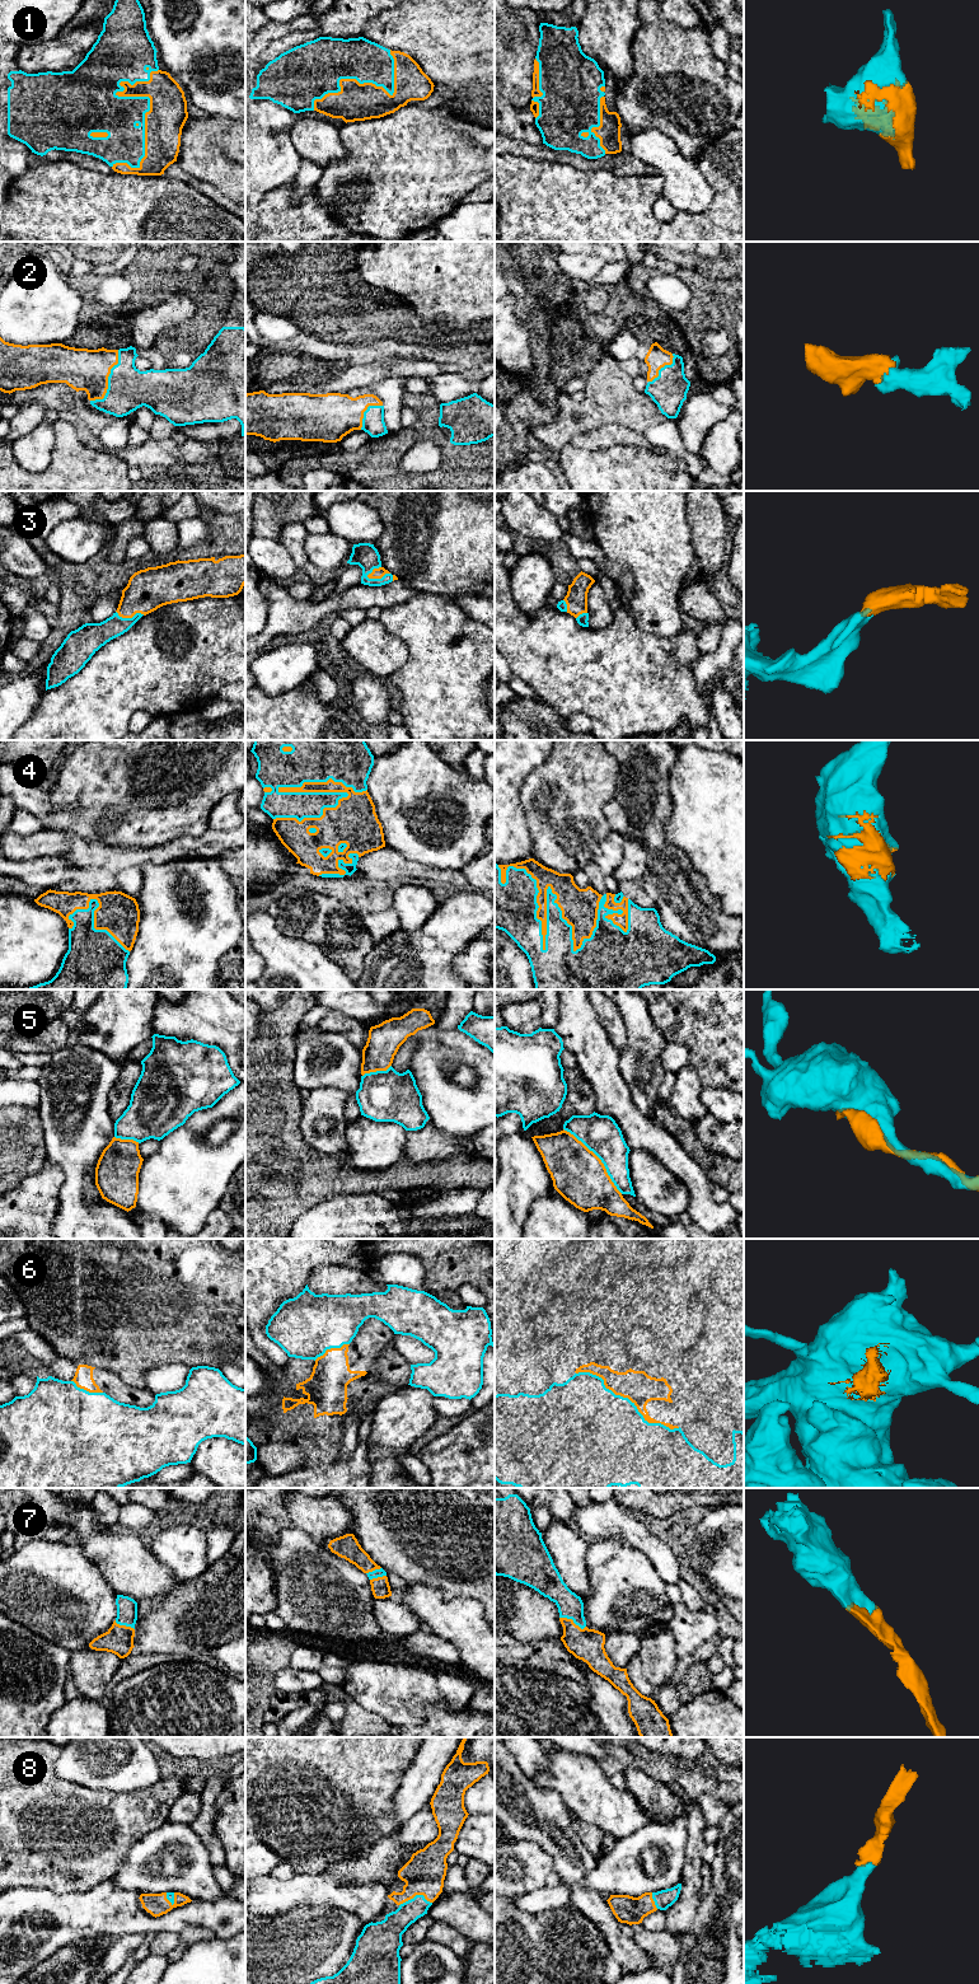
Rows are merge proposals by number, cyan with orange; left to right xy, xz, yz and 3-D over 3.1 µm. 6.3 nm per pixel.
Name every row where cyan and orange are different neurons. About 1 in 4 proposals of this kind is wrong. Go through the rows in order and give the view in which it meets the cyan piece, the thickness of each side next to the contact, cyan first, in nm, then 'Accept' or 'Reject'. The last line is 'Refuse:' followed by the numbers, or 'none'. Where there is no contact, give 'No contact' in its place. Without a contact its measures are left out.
1: Touches cyan in xy. Thickness 260 nm (cyan) against 240 nm. Accept
2: Touches cyan in xy. Thickness 260 nm (cyan) against 260 nm. Accept
3: Touches cyan in xz. Thickness 160 nm (cyan) against 70 nm. Accept
4: Touches cyan in yz. Thickness 300 nm (cyan) against 220 nm. Accept
5: Touches cyan in yz. Thickness 240 nm (cyan) against 340 nm. Reject
6: Touches cyan in yz. Thickness 480 nm (cyan) against 200 nm. Reject
7: Touches cyan in yz. Thickness 160 nm (cyan) against 200 nm. Accept
8: Touches cyan in xz. Thickness 160 nm (cyan) against 260 nm. Accept
Refuse: 5, 6

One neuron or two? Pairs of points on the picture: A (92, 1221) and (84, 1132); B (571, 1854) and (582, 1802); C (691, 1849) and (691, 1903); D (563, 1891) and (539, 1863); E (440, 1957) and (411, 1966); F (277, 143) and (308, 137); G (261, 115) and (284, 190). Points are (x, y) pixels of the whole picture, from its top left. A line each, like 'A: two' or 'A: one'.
A: one
B: two
C: one
D: two
E: one
F: two
G: two

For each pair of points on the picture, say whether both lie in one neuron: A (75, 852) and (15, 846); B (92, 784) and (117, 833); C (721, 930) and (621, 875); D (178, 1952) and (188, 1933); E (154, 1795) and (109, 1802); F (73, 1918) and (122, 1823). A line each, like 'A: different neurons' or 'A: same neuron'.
A: same neuron
B: same neuron
C: different neurons
D: same neuron
E: same neuron
F: different neurons

